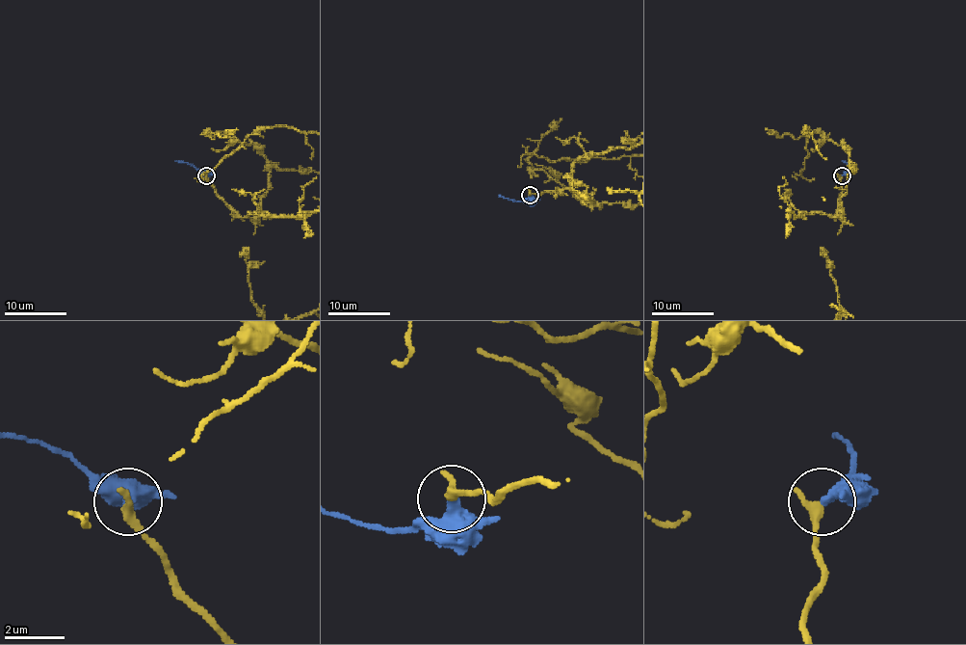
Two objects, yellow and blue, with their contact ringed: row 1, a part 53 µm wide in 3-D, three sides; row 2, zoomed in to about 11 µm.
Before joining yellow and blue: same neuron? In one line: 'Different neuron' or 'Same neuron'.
Same neuron

